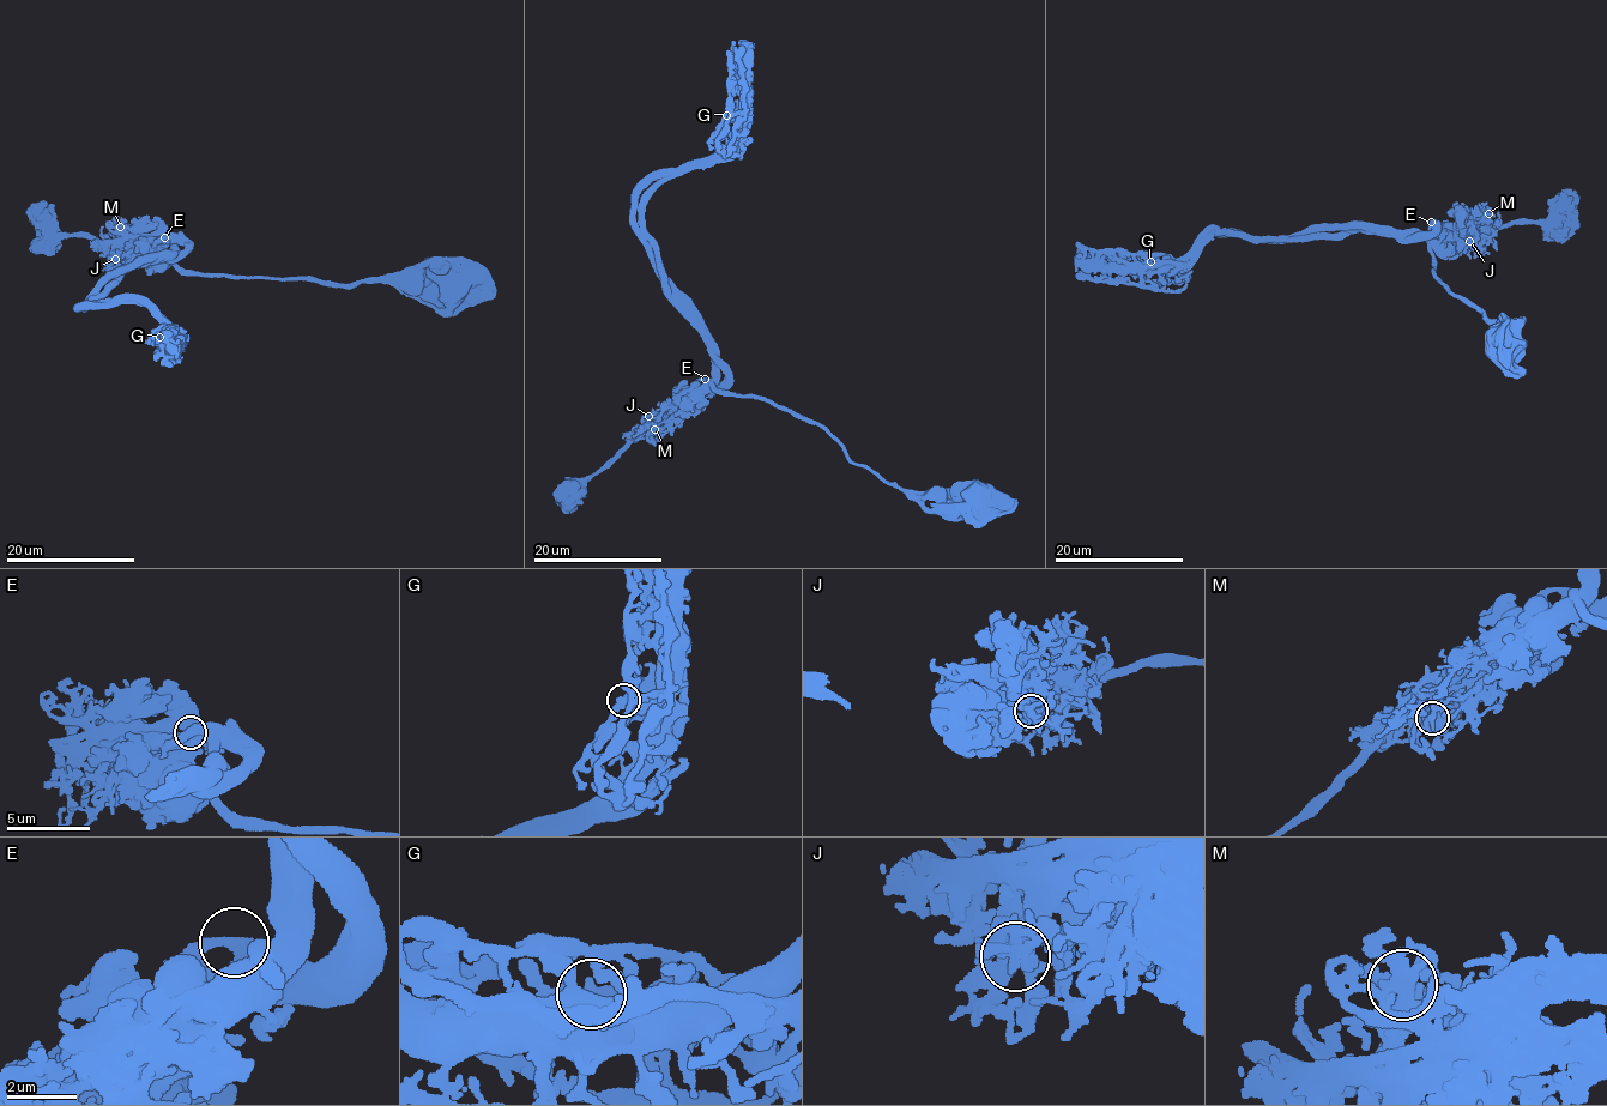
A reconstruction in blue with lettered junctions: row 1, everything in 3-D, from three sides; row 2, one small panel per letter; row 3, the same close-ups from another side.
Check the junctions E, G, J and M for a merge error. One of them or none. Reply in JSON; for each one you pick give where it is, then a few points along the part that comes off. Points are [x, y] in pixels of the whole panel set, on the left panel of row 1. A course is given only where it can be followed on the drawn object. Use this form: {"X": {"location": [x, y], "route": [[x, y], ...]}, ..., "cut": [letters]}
{"G": {"location": [159, 337], "route": [[161, 336], [149, 307], [86, 303], [177, 240], [201, 273], [496, 291]]}, "cut": ["G"]}

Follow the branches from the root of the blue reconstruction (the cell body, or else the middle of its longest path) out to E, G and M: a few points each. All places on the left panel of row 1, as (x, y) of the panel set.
E: (455, 289), (445, 284), (327, 285), (309, 278), (187, 273), (174, 260), (174, 243), (164, 236)
G: (455, 289), (187, 273), (173, 251), (134, 263), (108, 294), (85, 306), (145, 303), (163, 328), (161, 336)
M: (455, 289), (445, 284), (327, 285), (309, 278), (187, 273), (120, 227)

